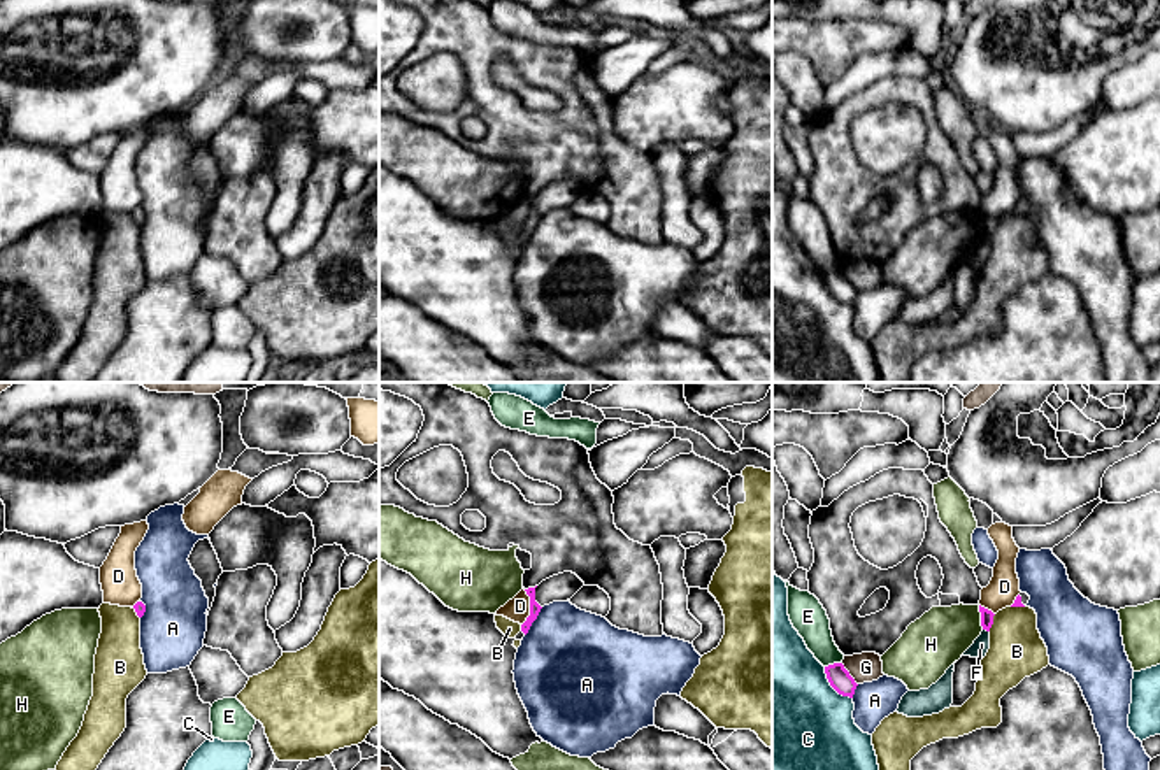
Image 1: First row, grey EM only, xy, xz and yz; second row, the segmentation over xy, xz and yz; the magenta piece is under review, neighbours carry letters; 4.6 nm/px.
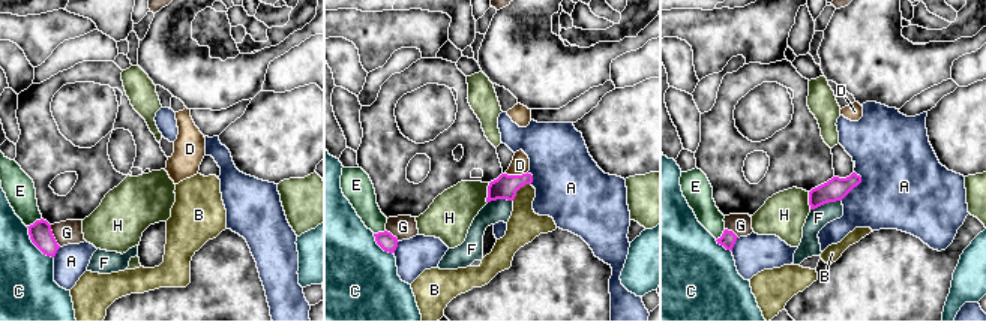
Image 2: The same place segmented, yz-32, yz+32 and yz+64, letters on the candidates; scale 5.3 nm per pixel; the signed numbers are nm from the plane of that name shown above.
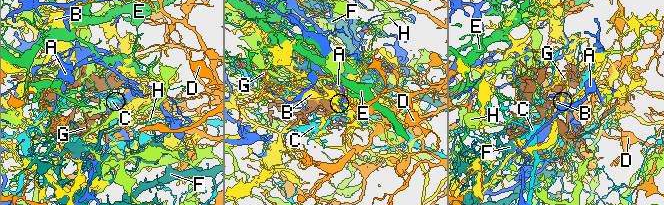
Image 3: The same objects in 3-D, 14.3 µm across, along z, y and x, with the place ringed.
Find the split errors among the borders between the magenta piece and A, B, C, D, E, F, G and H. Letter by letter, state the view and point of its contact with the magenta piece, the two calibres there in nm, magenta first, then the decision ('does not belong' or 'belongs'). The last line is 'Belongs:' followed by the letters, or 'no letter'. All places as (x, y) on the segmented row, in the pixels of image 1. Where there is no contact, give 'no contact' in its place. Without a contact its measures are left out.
A: xz (534, 620) | 50/480 nm | does not belong
B: yz (992, 623) | 60/260 nm | does not belong
C: yz (832, 686) | 100/500 nm | does not belong
D: xz (530, 607) | 50/110 nm | does not belong
E: yz (834, 663) | 100/160 nm | does not belong
F: yz (987, 630) | 60/80 nm | does not belong
G: yz (848, 674) | 100/140 nm | does not belong
H: yz (981, 618) | 60/260 nm | does not belong
Belongs: no letter

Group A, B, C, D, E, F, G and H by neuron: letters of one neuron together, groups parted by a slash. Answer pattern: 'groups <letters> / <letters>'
groups A / B / C / D / E / F / G / H

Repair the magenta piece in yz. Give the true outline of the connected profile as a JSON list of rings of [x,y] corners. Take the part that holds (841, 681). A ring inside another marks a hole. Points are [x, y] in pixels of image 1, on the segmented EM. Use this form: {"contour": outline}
{"contour": [[[834,663],[834,665],[825,667],[825,674],[827,674],[827,679],[828,679],[830,686],[839,695],[853,698],[858,684],[849,675],[849,672],[844,668],[842,663]]]}

